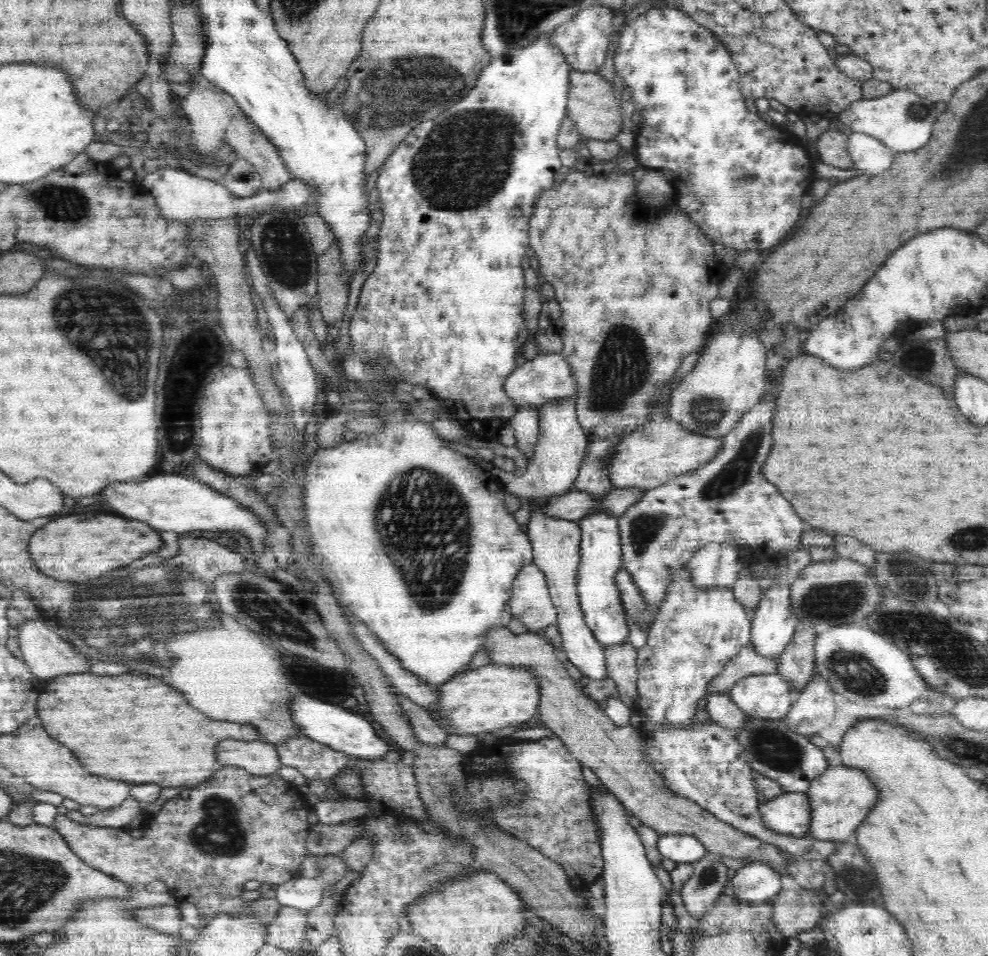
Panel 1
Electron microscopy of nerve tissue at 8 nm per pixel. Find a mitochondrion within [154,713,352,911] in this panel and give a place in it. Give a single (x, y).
(219, 831)

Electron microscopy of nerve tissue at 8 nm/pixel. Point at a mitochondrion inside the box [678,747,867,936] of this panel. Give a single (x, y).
(708, 878)

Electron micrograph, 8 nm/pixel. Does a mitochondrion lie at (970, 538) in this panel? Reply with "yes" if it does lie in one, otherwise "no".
yes

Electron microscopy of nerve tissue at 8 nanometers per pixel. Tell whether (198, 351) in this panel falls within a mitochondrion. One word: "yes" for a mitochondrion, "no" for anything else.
yes

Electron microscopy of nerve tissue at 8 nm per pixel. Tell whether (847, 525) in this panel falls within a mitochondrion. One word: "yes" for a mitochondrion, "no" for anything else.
no

